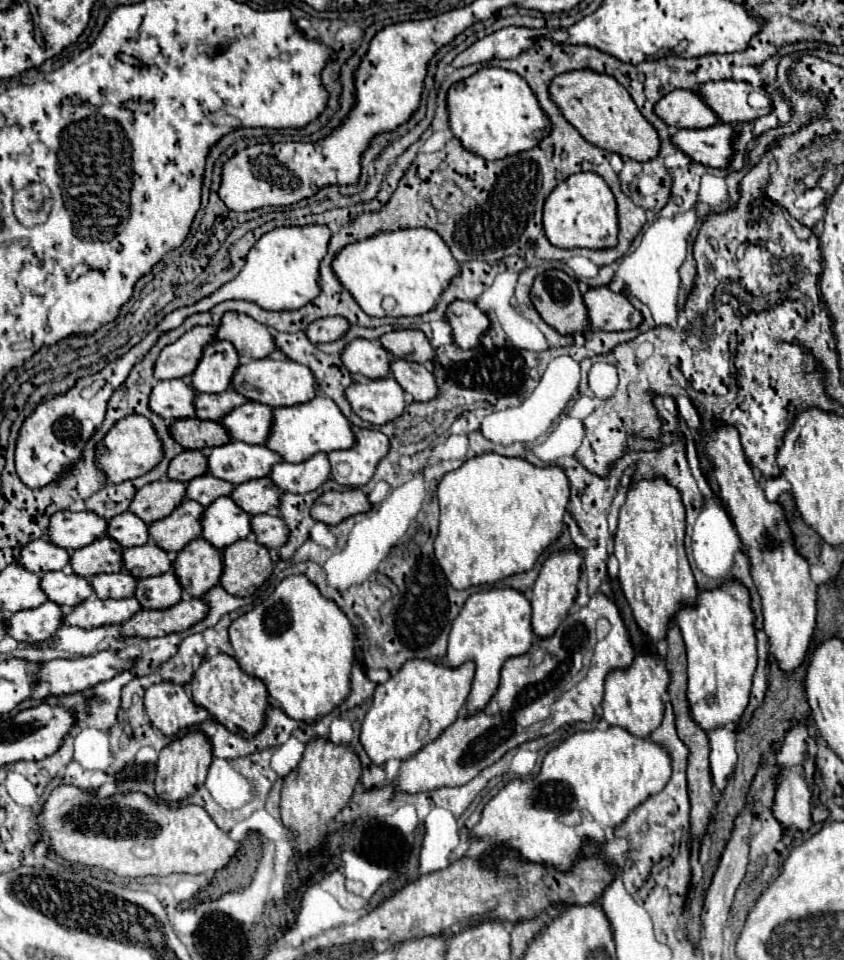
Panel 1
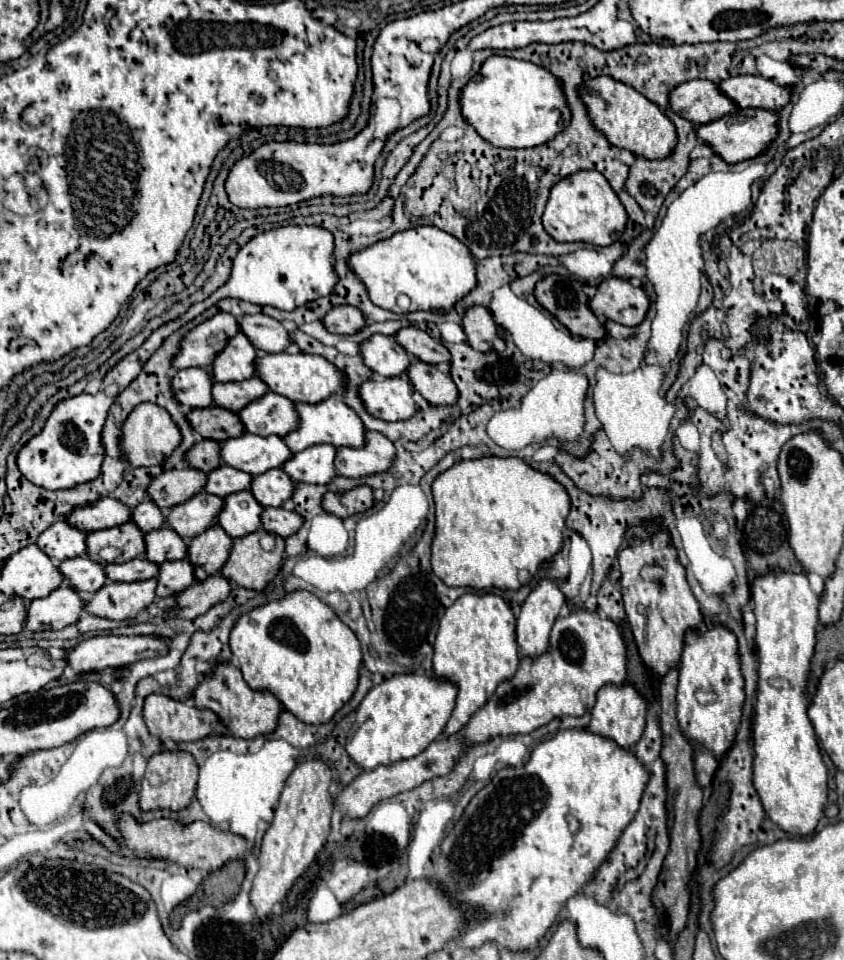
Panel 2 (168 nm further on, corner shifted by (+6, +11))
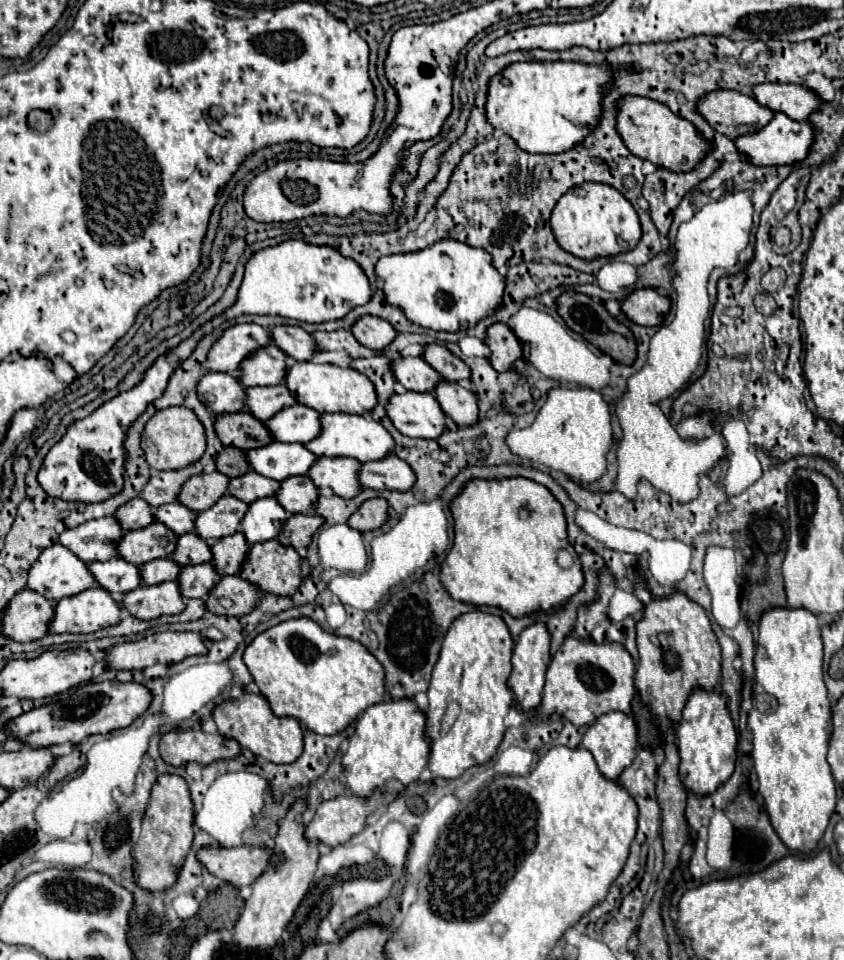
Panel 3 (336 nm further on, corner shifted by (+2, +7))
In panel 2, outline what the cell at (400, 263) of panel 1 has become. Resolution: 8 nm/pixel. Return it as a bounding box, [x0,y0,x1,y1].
[348,226,476,314]

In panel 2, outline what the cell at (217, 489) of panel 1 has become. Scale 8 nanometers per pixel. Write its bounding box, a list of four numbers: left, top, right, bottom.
[204,464,252,498]

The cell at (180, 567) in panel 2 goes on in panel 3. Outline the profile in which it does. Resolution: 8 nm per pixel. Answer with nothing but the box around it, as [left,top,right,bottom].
[178,562,220,598]

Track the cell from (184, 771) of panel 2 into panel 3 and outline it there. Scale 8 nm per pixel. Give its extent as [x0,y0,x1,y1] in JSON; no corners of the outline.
[136,774,194,890]

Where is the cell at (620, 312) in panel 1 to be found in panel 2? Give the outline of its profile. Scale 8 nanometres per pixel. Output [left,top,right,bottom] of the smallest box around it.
[590,278,650,326]

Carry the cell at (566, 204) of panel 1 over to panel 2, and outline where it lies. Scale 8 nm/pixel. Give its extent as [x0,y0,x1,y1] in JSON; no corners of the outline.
[542,170,628,246]

